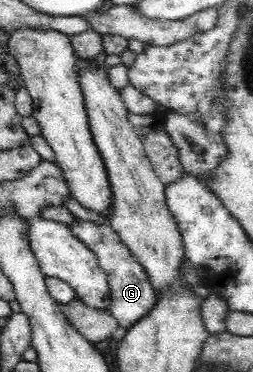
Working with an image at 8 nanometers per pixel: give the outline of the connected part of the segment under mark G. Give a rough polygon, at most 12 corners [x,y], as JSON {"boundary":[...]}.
{"boundary":[[108,223],[74,235],[97,256],[108,310],[127,328],[155,305],[154,286]]}

